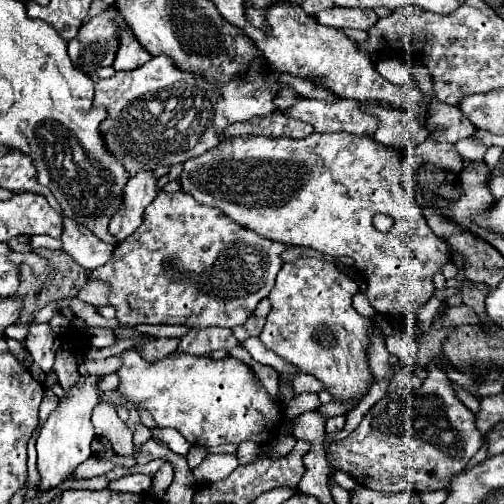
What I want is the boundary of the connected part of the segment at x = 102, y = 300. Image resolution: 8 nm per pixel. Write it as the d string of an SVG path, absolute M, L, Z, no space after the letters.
M88 281L86 287L80 291L78 299L86 301L86 303L92 303L94 307L98 305L106 305L108 303L108 287L106 283L98 283L98 281Z

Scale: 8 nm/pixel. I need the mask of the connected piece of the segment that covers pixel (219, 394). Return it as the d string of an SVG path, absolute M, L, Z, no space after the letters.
M124 351L124 363L118 369L122 393L136 409L148 409L156 419L158 427L172 427L176 429L190 445L200 447L216 447L222 443L242 443L254 441L258 445L272 443L278 435L280 427L280 409L278 403L272 401L264 387L256 385L256 377L250 367L234 357L226 359L212 359L212 357L196 357L196 355L168 355L156 363L144 361L136 351Z

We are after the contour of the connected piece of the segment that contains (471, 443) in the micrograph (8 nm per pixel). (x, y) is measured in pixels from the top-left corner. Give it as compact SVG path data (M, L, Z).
M430 363L428 377L420 389L410 389L410 391L402 389L402 395L388 393L386 397L382 397L364 415L356 431L352 431L346 439L326 447L326 457L332 467L348 473L352 479L356 479L358 485L364 485L368 489L374 489L380 493L402 493L402 491L426 493L426 491L446 489L452 475L466 469L470 457L476 455L482 443L484 443L484 437L476 429L474 413L466 409L460 403L460 399L456 399L452 391L452 383L446 377L446 373L436 369Z

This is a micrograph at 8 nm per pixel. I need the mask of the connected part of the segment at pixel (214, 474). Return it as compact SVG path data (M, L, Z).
M208 455L196 469L194 477L198 483L212 483L228 477L238 467L236 455Z

